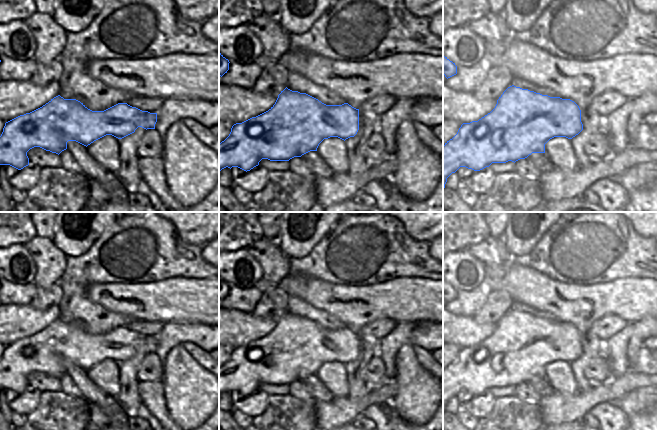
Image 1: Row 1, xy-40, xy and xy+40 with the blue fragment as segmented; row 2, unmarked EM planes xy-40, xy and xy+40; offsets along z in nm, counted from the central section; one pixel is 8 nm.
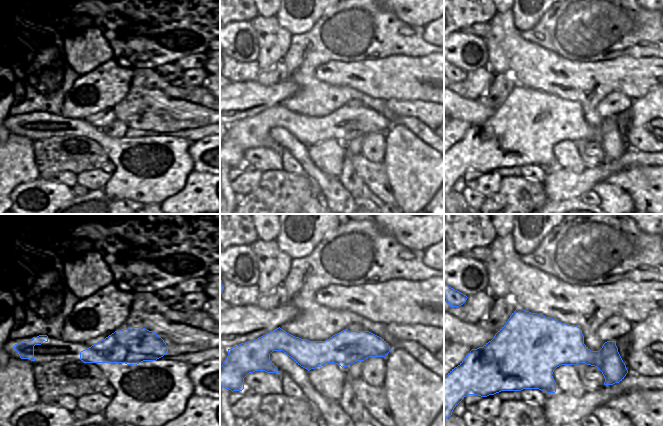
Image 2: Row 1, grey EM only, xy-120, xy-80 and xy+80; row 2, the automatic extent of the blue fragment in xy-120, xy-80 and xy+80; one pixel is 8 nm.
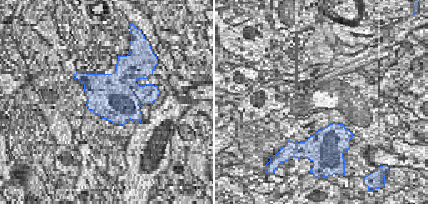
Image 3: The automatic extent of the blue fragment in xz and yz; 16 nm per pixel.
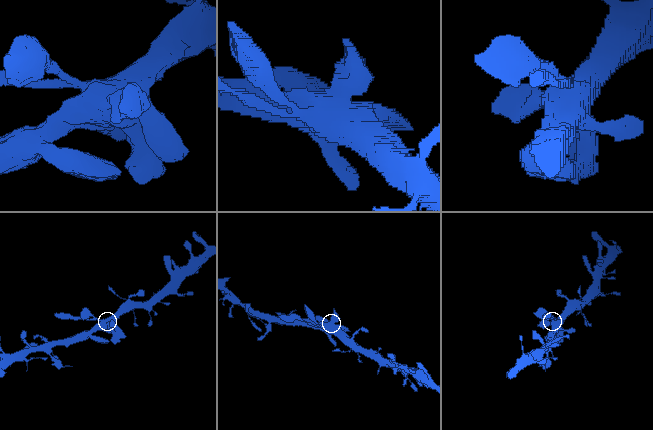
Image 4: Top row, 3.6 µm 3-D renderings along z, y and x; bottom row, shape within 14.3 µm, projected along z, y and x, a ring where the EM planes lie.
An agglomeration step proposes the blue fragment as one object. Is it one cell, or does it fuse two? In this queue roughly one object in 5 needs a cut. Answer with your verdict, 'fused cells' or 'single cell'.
single cell

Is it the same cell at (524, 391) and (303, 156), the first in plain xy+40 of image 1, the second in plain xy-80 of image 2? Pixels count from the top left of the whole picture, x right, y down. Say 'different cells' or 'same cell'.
different cells

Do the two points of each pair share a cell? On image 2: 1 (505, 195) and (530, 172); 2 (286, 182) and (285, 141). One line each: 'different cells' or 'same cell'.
1: different cells
2: different cells

